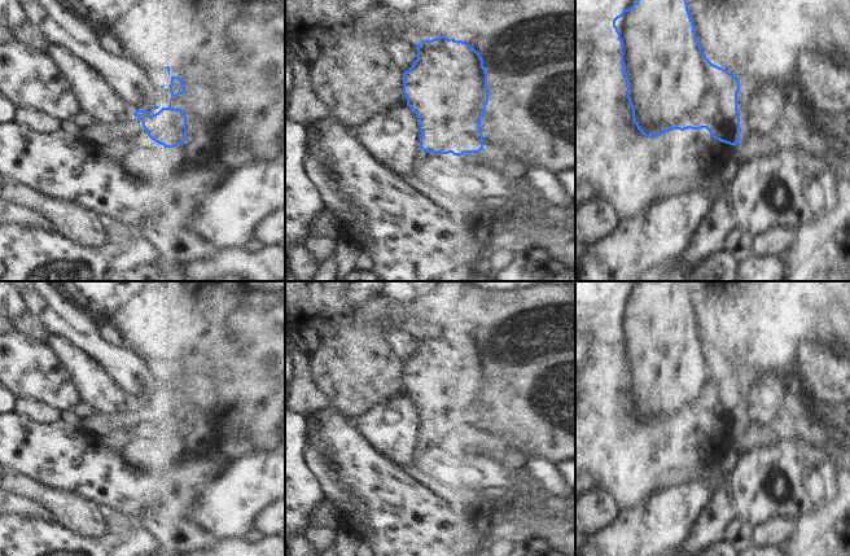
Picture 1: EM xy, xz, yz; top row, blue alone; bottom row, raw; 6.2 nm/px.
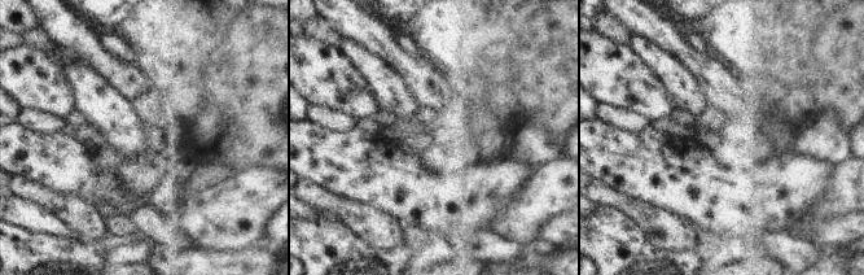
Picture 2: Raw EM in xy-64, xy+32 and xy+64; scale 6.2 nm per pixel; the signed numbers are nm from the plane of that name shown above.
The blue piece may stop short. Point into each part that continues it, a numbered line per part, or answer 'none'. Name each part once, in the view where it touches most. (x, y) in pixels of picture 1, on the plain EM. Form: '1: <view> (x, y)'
none

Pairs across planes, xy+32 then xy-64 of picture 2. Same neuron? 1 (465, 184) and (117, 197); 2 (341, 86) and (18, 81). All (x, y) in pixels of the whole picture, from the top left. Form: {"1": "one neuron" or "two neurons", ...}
{"1": "one neuron", "2": "one neuron"}

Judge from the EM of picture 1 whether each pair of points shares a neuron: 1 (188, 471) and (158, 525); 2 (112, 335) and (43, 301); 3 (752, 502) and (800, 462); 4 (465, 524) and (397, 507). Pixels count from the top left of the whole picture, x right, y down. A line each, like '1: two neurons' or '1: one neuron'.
1: two neurons
2: two neurons
3: one neuron
4: one neuron

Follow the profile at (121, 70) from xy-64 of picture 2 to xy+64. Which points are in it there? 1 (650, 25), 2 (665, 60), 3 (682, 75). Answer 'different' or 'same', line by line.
1: same
2: different
3: different

